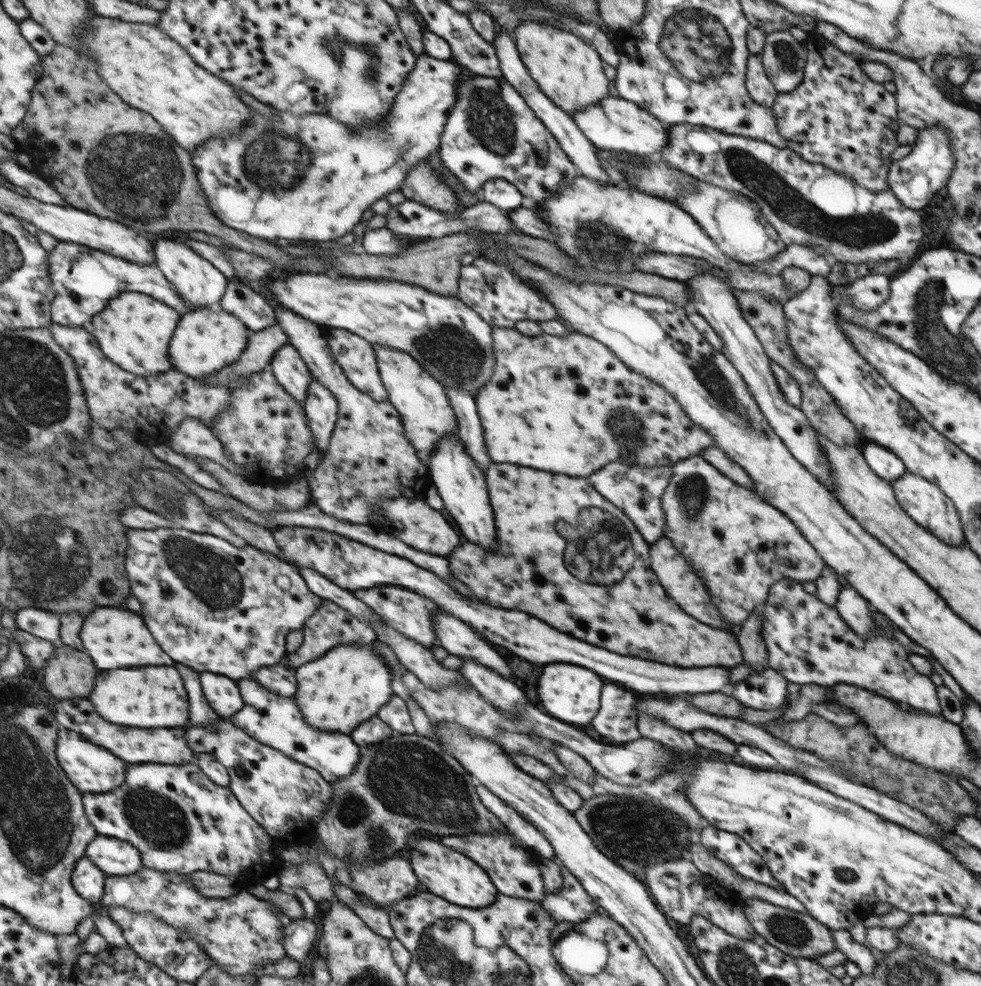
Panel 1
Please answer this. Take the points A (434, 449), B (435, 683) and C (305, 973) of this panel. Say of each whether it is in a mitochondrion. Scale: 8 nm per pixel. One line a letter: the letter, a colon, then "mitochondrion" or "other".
A: other
B: other
C: other

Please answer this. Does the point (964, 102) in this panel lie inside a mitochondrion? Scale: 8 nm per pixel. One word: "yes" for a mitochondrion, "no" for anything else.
no

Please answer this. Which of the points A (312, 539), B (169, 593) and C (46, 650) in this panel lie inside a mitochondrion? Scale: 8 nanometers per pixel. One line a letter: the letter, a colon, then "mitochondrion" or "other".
A: other
B: mitochondrion
C: other

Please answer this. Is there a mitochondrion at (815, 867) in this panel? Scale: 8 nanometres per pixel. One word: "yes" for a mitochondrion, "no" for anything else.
no

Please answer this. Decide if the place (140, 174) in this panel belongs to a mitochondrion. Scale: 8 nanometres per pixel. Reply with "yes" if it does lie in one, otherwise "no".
yes

